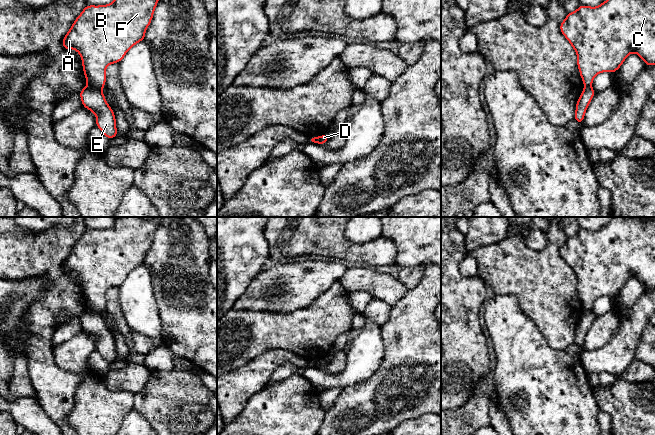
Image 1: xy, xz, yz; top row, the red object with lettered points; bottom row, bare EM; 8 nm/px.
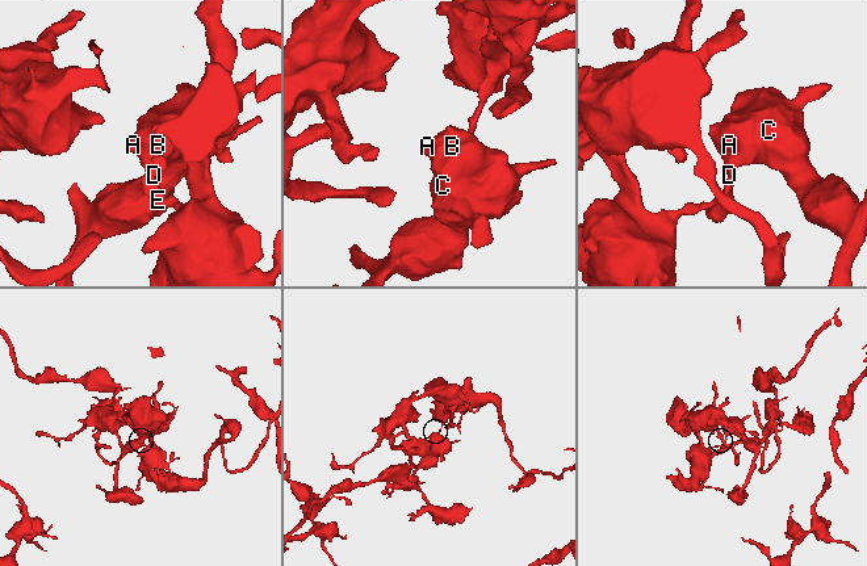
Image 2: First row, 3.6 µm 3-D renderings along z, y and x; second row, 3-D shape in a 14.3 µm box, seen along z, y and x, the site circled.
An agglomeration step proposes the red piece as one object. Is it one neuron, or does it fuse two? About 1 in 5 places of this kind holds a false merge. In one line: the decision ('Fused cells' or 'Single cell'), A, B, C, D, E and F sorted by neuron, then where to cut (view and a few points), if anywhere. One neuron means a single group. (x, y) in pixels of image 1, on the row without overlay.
Fused cells. Groups: A B C D F / E. Split along xy (88, 309), (95, 310), (100, 314)

